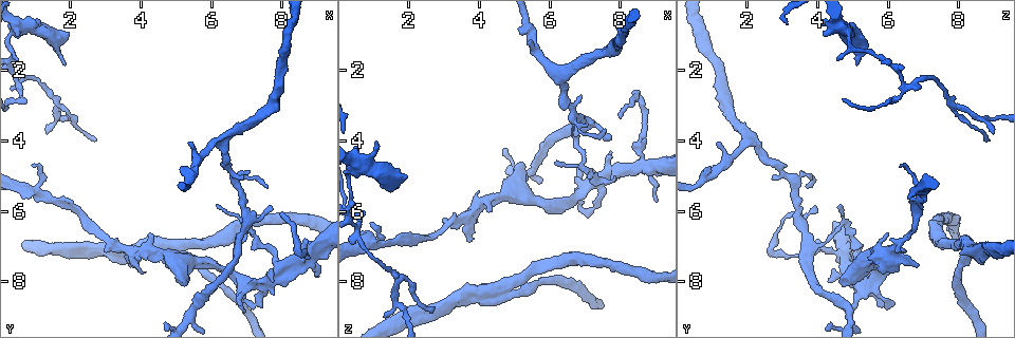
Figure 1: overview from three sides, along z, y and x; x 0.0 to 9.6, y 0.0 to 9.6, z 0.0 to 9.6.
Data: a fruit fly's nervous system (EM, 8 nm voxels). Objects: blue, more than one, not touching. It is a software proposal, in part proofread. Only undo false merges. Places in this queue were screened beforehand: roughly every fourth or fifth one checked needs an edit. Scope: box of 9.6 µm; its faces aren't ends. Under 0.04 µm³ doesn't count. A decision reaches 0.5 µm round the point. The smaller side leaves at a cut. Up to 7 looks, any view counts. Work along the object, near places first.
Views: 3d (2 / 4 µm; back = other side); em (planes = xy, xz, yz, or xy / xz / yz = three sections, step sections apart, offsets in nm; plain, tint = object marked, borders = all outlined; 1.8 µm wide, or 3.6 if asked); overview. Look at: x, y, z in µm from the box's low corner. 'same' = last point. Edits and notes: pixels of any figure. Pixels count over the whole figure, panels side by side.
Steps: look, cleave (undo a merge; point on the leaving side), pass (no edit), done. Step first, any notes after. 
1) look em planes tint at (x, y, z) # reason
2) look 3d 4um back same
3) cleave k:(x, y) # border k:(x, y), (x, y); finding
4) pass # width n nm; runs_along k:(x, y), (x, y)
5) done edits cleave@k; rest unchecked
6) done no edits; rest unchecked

look 3d 4um at (4.20, 7.30, 5.75) # thin neck

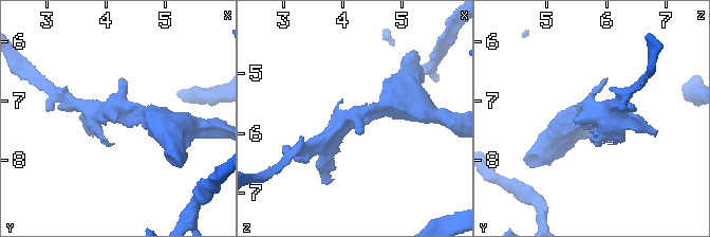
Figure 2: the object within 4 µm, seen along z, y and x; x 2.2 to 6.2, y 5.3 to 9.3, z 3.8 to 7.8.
look em yz step 4 tint at (4.20, 7.25, 5.70)

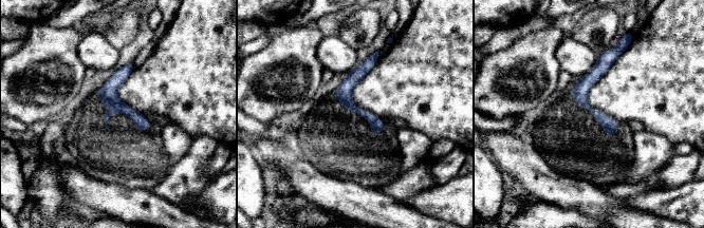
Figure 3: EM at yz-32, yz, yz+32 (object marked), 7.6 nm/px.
look em planes tint same

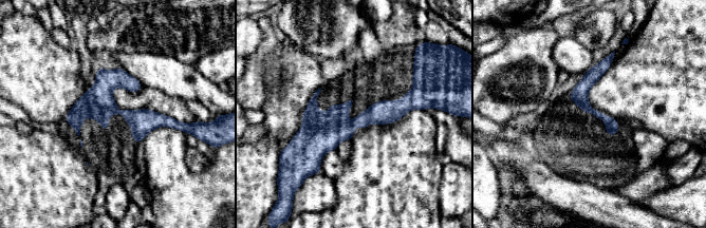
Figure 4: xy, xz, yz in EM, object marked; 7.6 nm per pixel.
pass # all the same neuron

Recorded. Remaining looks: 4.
look 3d 2um back at (7.95, 7.60, 4.85) # sharp bend

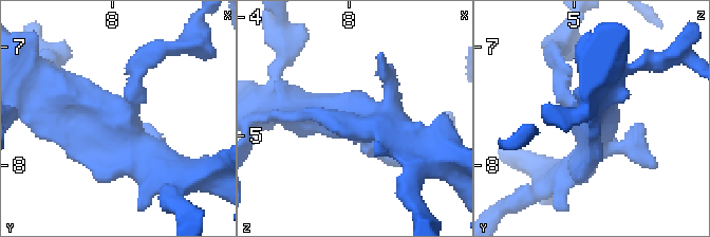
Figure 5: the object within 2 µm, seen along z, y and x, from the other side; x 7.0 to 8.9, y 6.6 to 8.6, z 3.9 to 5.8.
look em planes tint at (7.98, 7.56, 4.86) # need the tissue

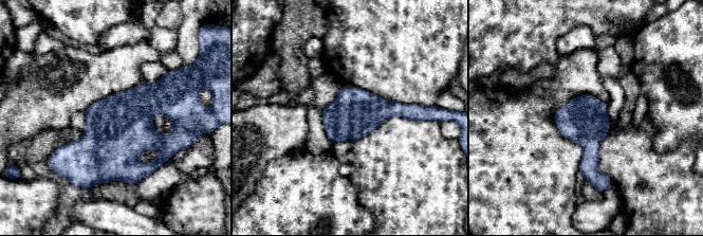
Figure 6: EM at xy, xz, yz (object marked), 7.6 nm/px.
pass # width 360 nm; continuous, no second neuron

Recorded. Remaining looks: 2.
look em xz step 8 plain at (4.85, 6.90, 8.05) # arms part here

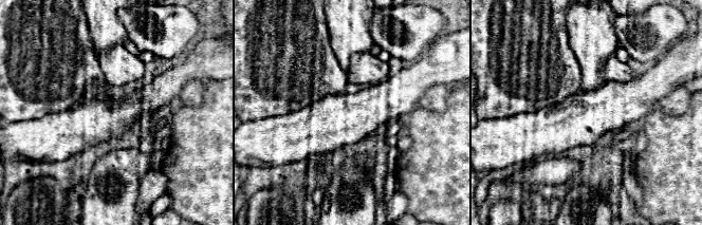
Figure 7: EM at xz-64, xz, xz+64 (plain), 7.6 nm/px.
look em xz step 8 tint same # with the object marked

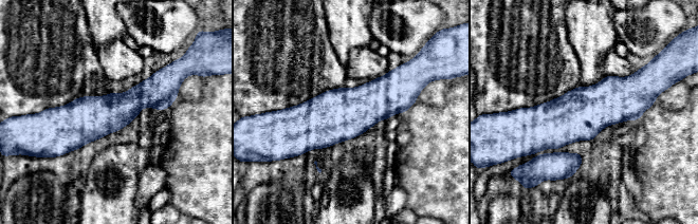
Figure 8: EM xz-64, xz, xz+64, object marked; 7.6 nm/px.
pass # runs_along 8:(175, 92), (52, 119); all the same neuron

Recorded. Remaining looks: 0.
done no edits; rest unchecked

